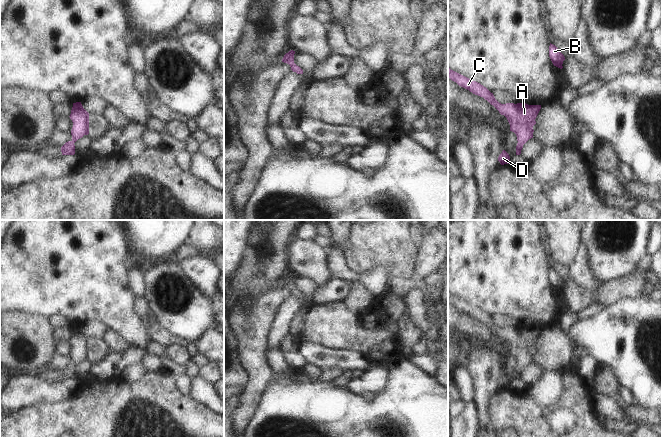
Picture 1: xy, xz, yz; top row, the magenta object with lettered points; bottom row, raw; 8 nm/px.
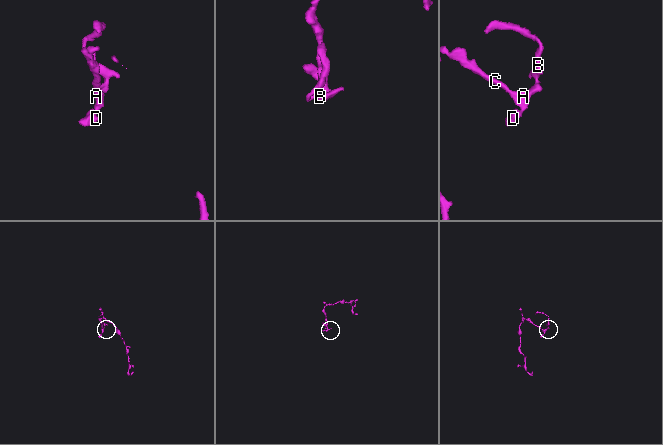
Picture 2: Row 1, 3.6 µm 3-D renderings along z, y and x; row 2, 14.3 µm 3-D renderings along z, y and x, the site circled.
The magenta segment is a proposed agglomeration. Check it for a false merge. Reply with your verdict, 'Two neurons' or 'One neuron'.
One neuron.

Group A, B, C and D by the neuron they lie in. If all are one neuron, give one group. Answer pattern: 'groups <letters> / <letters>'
groups A B C D

